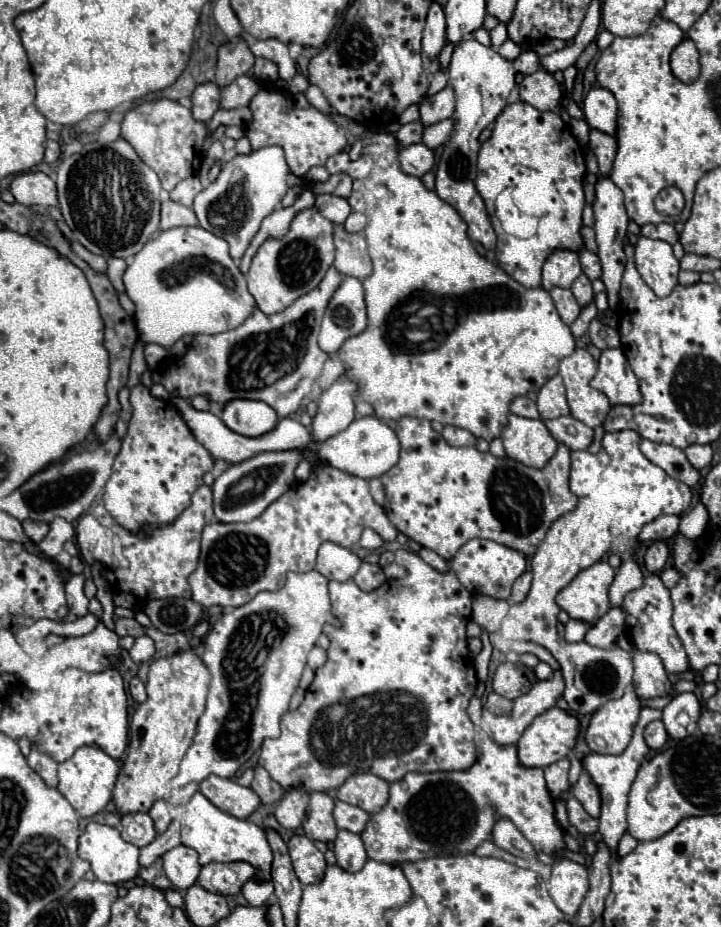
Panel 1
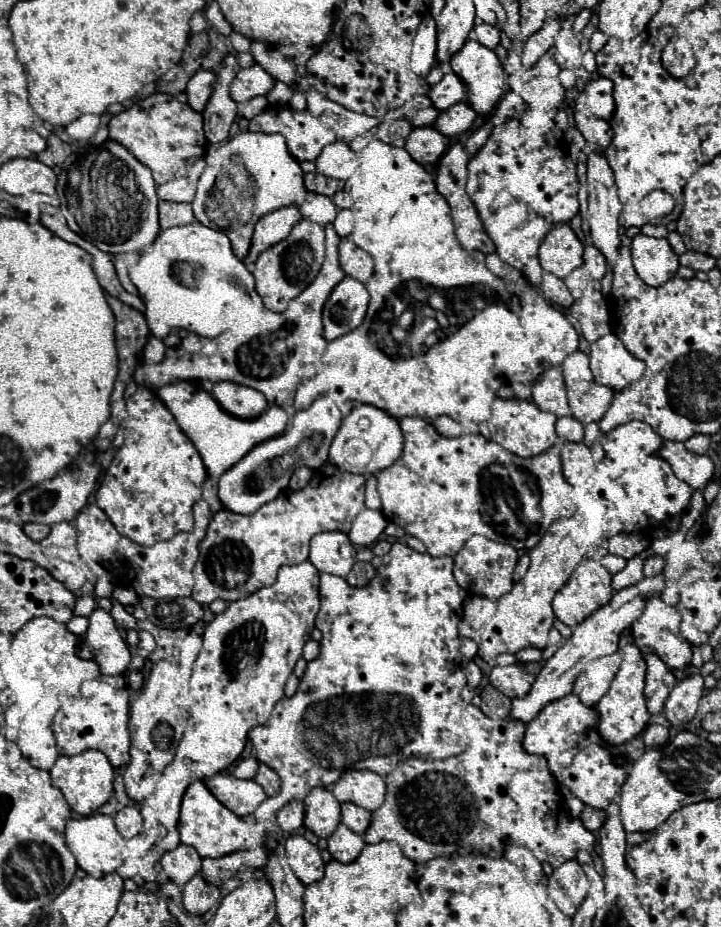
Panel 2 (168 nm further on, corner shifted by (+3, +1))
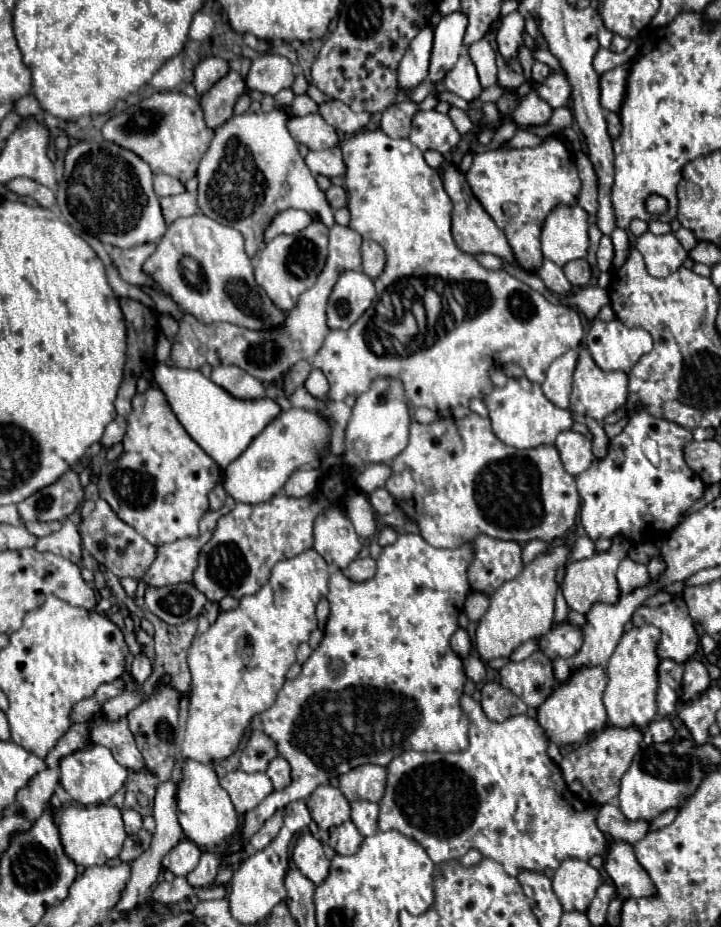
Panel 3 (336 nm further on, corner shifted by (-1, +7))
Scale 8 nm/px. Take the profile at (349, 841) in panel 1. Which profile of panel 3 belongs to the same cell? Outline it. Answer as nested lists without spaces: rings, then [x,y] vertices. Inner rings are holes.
[[[351,820],[343,822],[333,832],[337,836],[337,844],[335,844],[337,854],[355,854],[359,850],[363,836],[359,834],[359,830],[355,828],[355,824]]]

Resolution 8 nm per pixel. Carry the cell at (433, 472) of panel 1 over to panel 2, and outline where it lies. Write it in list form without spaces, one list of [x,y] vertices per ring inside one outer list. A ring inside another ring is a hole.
[[[419,416],[401,418],[399,428],[403,432],[403,454],[395,464],[377,472],[377,486],[383,500],[381,512],[389,522],[395,518],[409,536],[419,538],[431,556],[455,556],[455,552],[461,550],[465,540],[473,534],[481,534],[489,540],[509,544],[515,550],[525,552],[537,546],[551,522],[575,512],[573,488],[563,478],[561,448],[557,444],[529,460],[519,458],[495,442],[487,442],[483,436],[465,434],[459,438],[443,438]]]

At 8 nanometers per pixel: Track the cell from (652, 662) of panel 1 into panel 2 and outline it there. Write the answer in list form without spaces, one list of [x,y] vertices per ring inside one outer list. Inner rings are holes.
[[[647,654],[645,662],[647,662],[647,670],[645,670],[645,690],[643,690],[643,694],[645,694],[645,700],[647,700],[649,712],[657,714],[657,712],[663,710],[663,702],[669,696],[669,690],[675,684],[675,678],[657,654]]]

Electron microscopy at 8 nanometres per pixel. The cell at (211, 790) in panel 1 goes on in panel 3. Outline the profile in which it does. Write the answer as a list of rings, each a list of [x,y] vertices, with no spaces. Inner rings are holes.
[[[233,770],[221,778],[221,786],[229,792],[231,802],[239,814],[253,810],[265,796],[273,792],[273,782],[265,772],[247,774]]]

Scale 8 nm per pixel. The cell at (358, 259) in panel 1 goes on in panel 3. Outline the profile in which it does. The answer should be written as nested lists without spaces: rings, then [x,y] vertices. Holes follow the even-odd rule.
[[[363,242],[363,272],[369,274],[369,278],[377,278],[385,268],[385,250],[377,242]]]

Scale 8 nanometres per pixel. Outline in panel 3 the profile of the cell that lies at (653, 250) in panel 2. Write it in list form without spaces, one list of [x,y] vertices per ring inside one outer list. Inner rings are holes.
[[[649,230],[637,238],[635,248],[643,254],[647,272],[655,278],[665,278],[675,272],[687,258],[687,250],[679,244],[673,232],[655,236]]]

